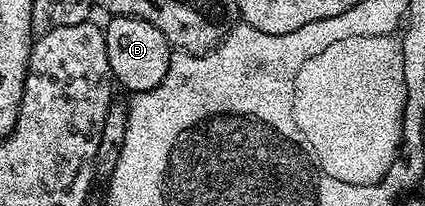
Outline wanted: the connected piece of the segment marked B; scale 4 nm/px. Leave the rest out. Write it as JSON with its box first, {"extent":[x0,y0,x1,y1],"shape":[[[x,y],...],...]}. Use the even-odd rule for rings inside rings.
{"extent":[105,16,173,95],"shape":[[[112,16],[108,25],[105,25],[105,47],[109,55],[109,67],[114,84],[123,89],[128,89],[128,94],[134,95],[141,91],[153,91],[165,79],[165,71],[169,71],[169,63],[173,47],[149,23],[140,17]]]}

